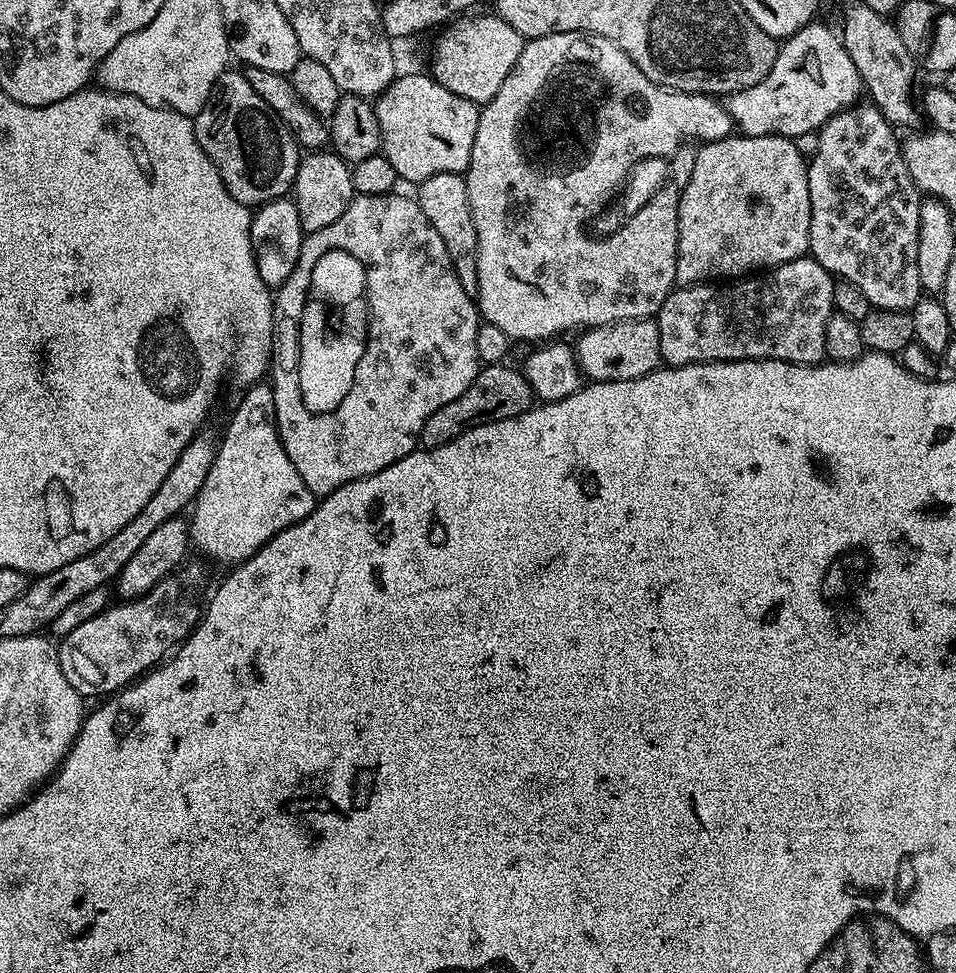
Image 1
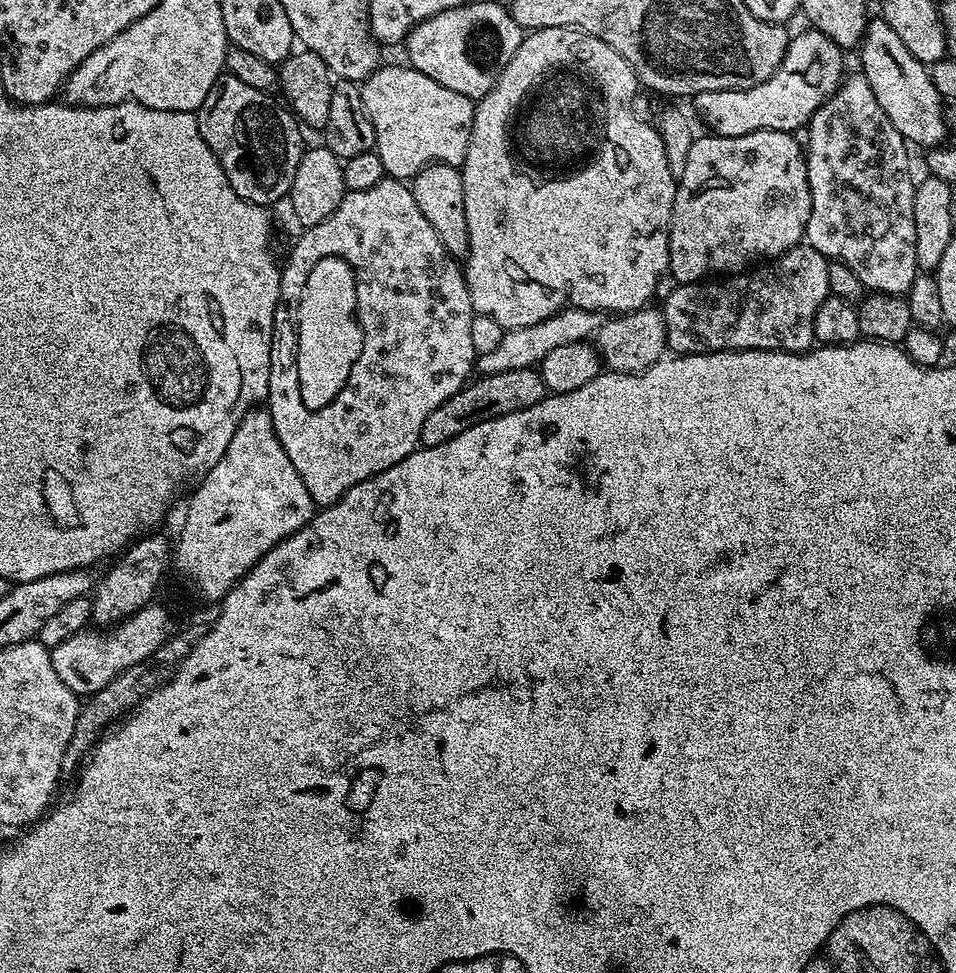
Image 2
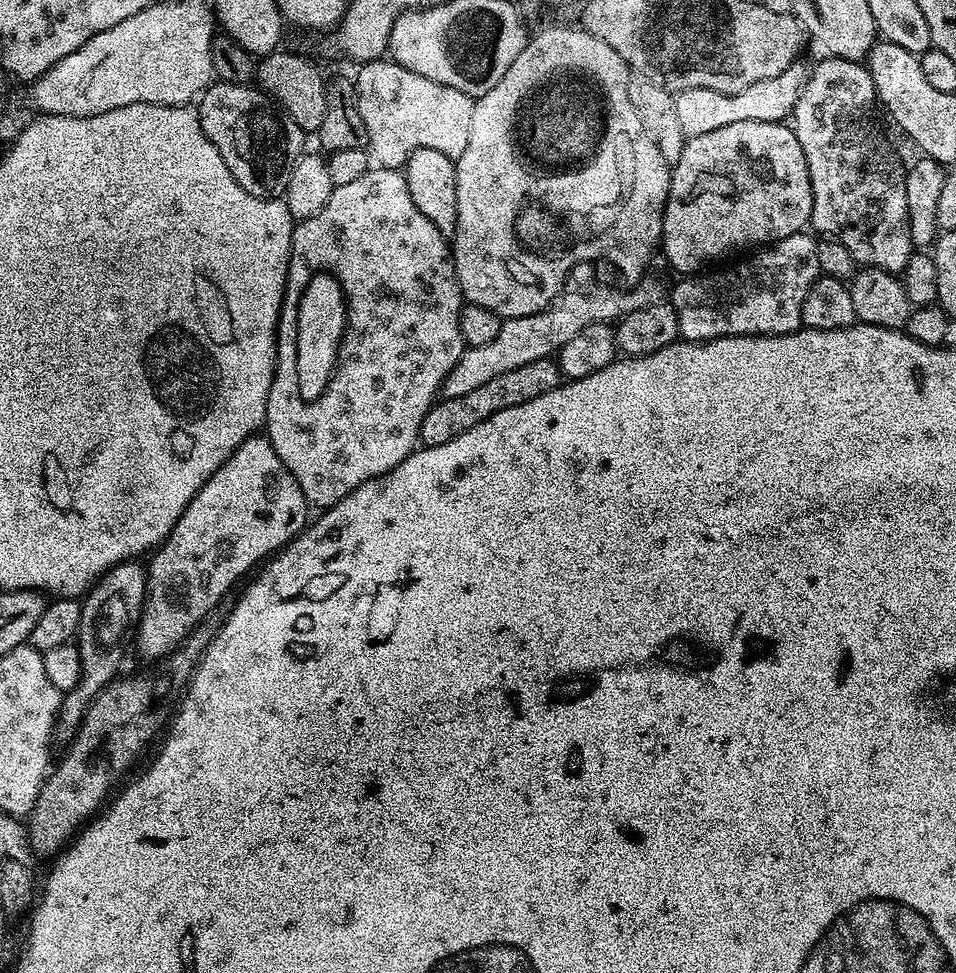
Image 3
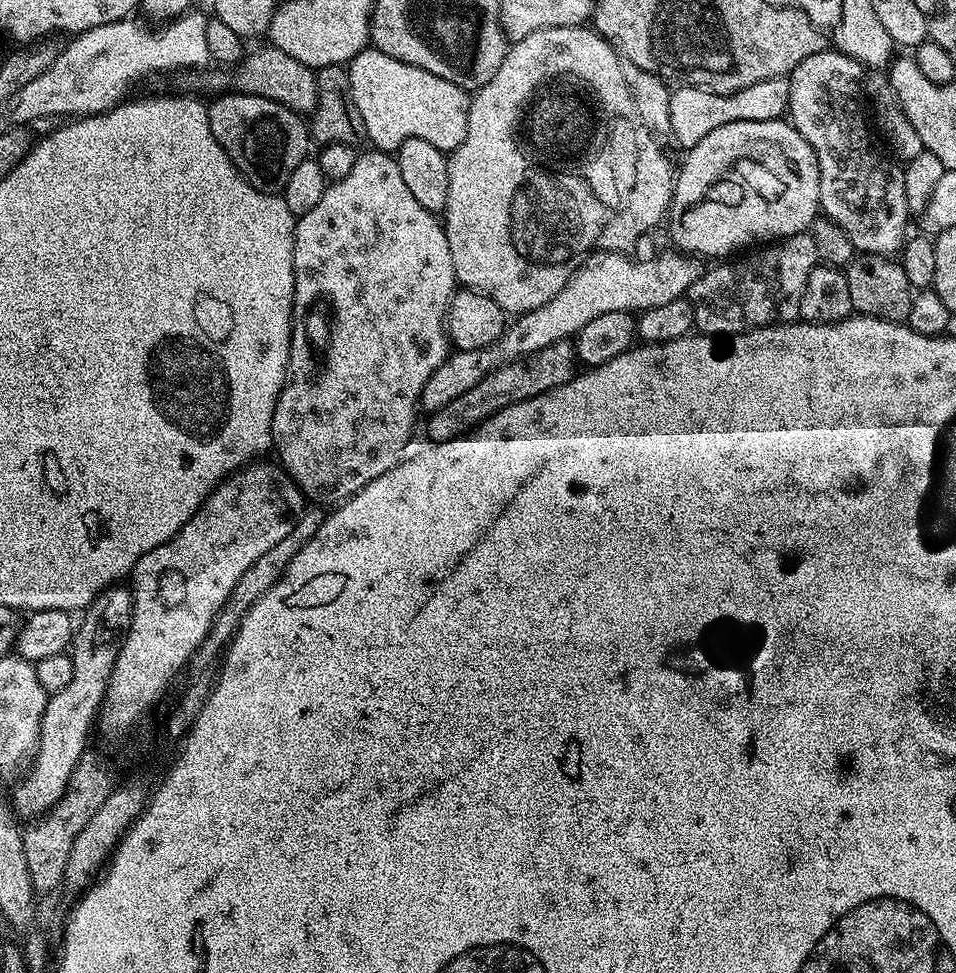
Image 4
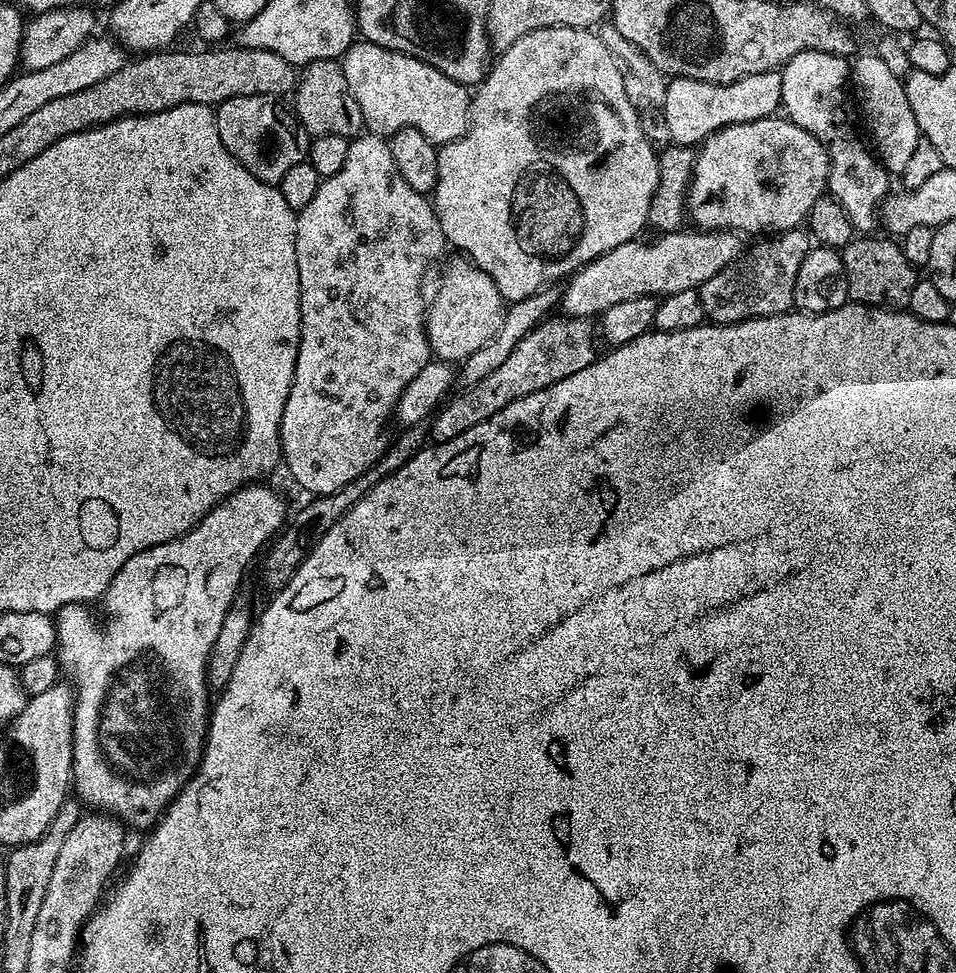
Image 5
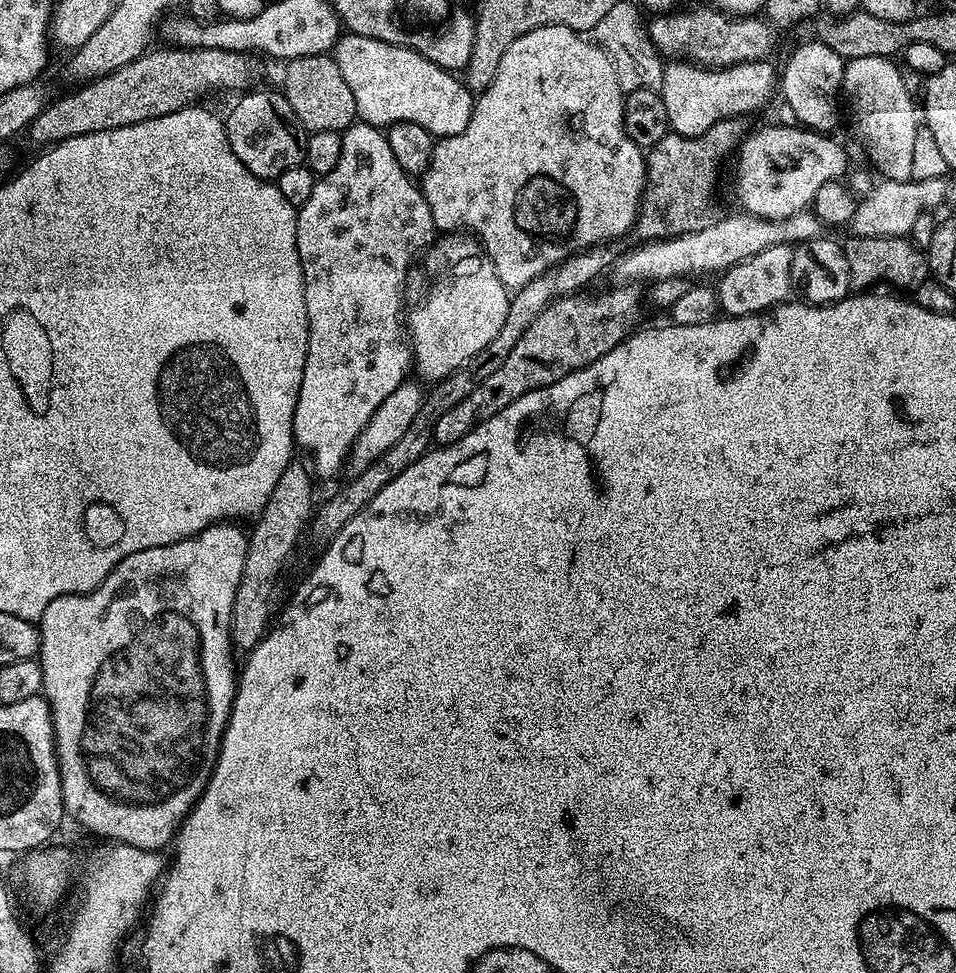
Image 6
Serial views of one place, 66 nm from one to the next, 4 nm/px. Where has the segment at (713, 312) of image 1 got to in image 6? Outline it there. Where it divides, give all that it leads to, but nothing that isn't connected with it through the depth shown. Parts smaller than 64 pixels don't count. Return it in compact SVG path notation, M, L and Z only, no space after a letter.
M779 244L770 246L750 258L746 258L741 264L734 264L719 277L720 281L714 284L716 289L716 303L719 311L725 317L729 316L753 316L756 312L767 312L775 308L777 304L785 303L793 291L792 279L790 278L790 262L792 261L793 245Z

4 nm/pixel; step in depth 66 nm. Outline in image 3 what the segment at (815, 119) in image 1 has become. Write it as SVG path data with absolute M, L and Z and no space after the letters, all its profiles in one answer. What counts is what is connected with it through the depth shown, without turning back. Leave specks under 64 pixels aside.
M795 67L788 68L778 78L766 78L766 82L754 82L747 90L738 94L722 94L718 90L686 90L675 93L678 118L682 121L685 137L709 134L720 127L734 122L784 122L795 113L806 80L796 73Z

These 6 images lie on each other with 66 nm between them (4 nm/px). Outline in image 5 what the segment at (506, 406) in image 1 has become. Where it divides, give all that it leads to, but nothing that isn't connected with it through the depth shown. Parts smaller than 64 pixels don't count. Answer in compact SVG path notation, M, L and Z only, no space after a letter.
M556 315L541 320L537 328L521 338L518 346L510 350L510 358L506 358L498 370L486 374L482 382L457 391L431 417L431 443L450 442L466 434L466 430L478 426L478 422L498 414L498 410L510 406L510 402L518 402L518 398L526 398L526 394L534 394L554 382L562 382L562 378L570 378L570 374L578 374L578 370L586 370L586 366L592 364L598 355L593 321L583 316Z

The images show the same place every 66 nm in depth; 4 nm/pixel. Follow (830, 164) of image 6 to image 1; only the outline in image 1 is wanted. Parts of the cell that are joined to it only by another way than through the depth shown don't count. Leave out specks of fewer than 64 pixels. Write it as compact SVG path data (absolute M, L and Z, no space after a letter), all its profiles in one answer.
M733 134L726 139L711 140L697 149L693 173L684 188L680 190L678 210L678 246L675 262L675 278L679 287L688 287L698 283L707 283L715 280L732 280L743 277L751 272L763 268L776 267L796 257L809 253L810 228L810 192L807 159L798 150L795 141L785 136L745 136Z

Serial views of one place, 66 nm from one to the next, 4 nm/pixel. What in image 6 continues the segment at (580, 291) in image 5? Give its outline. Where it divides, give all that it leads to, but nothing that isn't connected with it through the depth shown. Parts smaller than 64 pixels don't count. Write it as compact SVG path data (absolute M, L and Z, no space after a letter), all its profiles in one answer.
M803 210L790 214L789 217L784 217L781 220L768 220L766 217L749 214L739 215L724 216L721 220L719 217L713 224L706 226L702 230L682 236L674 236L671 240L654 240L651 242L637 243L637 248L632 248L629 252L627 249L617 259L614 265L614 273L616 272L617 276L615 279L620 282L641 282L640 280L655 282L657 280L675 280L677 278L700 278L703 277L700 276L703 272L716 272L715 274L718 274L723 270L731 268L734 264L741 264L746 258L750 258L770 246L778 246L779 244L790 244L794 246L801 240L814 240L821 235L820 227L822 227L822 221L811 210Z

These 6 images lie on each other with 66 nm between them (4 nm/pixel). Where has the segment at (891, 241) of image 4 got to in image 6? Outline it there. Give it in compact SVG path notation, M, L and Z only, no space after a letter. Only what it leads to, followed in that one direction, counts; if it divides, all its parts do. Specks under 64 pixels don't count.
M812 38L809 44L800 44L788 56L778 76L778 92L784 95L788 108L797 116L799 123L813 132L831 133L836 124L836 99L842 96L844 82L844 57L830 46Z

